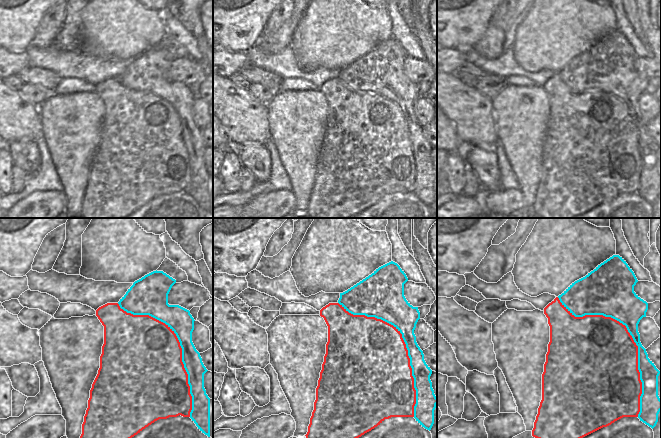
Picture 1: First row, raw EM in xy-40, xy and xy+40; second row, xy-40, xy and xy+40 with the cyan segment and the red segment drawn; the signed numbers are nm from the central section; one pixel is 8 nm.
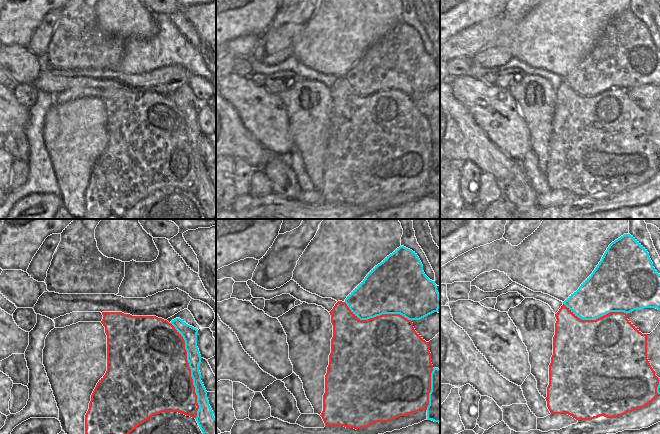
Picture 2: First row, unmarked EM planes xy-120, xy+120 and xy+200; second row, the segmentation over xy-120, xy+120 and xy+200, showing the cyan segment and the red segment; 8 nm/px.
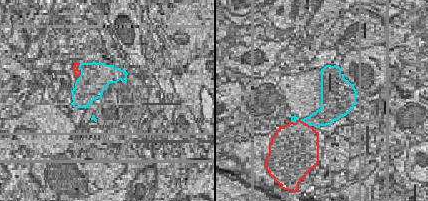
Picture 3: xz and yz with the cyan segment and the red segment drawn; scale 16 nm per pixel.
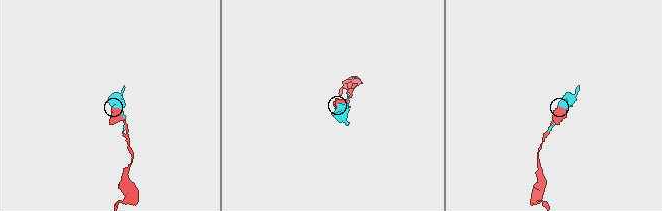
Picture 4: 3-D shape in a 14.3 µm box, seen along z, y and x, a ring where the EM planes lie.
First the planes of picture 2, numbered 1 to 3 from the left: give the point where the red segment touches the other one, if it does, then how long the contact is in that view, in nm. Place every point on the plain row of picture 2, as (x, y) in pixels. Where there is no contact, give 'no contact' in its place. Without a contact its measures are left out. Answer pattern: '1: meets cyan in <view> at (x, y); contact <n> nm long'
1: meets cyan in xy-120 at (191, 147); contact 800 nm long
2: meets cyan in xy+120 at (377, 91); contact 550 nm long
3: meets cyan in xy+200 at (595, 95); contact 500 nm long

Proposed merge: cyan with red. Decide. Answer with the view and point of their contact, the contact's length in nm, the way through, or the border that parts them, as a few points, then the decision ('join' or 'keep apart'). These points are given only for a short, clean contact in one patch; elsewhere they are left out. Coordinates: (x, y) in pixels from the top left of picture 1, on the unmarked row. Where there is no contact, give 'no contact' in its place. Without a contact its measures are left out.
contact xy+40 (632, 113); length 1150 nm; join

